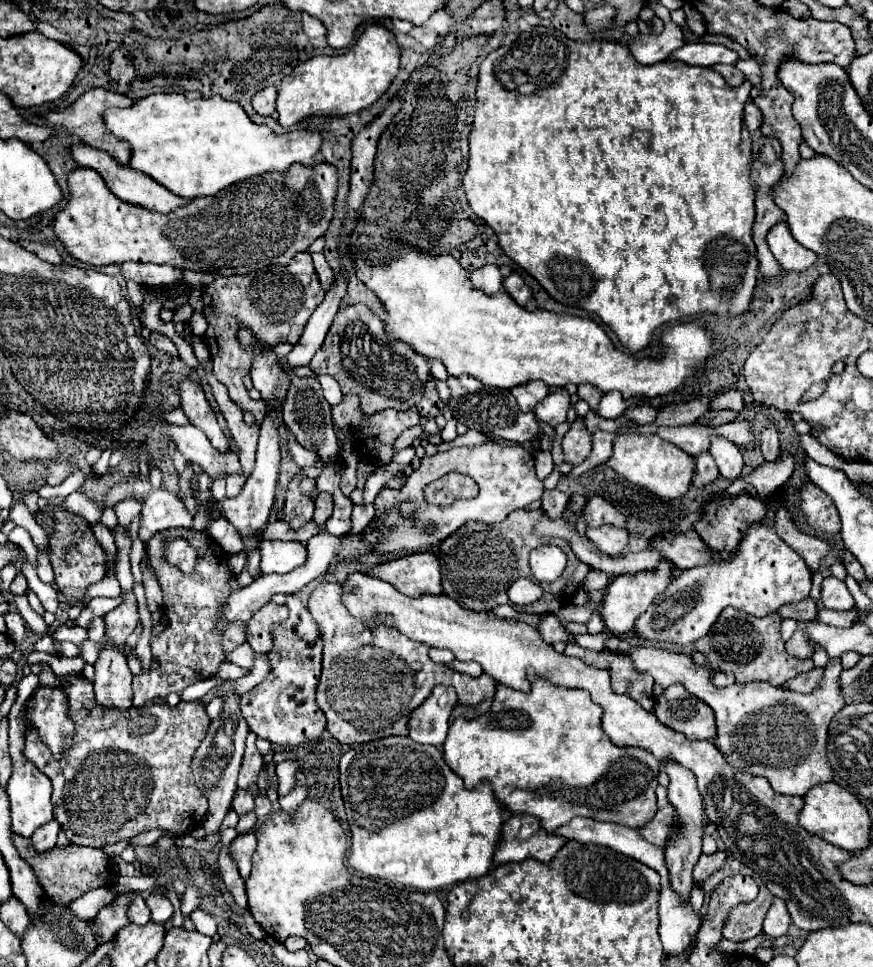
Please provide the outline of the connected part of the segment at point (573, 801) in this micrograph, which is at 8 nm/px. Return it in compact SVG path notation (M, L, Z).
M530 680L532 690L520 692L504 684L498 686L490 712L480 718L456 718L444 742L444 758L448 766L464 778L466 788L474 788L480 780L490 780L498 802L516 814L538 816L542 828L554 832L576 816L604 822L616 822L640 828L656 814L656 786L660 762L644 748L618 746L608 740L602 730L602 708L594 704L584 690L556 688L546 680Z

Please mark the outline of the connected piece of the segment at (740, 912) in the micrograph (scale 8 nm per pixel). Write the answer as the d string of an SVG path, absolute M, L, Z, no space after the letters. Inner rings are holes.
M758 880L758 882L760 882L760 892L758 892L756 900L748 902L748 904L738 904L736 908L732 908L732 912L728 912L728 920L722 930L724 938L728 938L732 942L744 942L762 932L762 922L764 922L766 910L772 904L772 894L762 884L762 880Z

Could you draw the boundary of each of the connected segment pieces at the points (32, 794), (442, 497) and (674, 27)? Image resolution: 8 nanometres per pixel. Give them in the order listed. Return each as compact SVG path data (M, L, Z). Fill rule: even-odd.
M28 674L24 676L20 682L18 682L18 698L8 714L8 720L10 720L10 758L12 758L12 776L8 780L8 796L10 796L10 812L12 812L12 830L24 838L30 838L34 834L36 828L40 828L42 824L50 822L52 820L52 802L50 802L50 796L52 796L52 782L48 780L48 776L44 776L30 760L26 760L24 756L24 732L26 732L26 726L24 726L24 718L22 718L22 712L24 712L24 700L30 698L30 694L38 688L40 680L36 680L36 676Z
M446 474L440 480L428 484L424 490L426 500L440 500L444 506L454 504L460 498L476 498L476 482L464 474Z
M650 4L650 8L654 12L658 12L658 18L664 22L664 32L658 36L638 36L634 40L630 40L630 50L634 54L636 60L640 60L640 64L656 64L660 60L666 60L674 50L684 46L684 36L678 28L678 24L674 24L670 20L670 10L664 8L662 4Z

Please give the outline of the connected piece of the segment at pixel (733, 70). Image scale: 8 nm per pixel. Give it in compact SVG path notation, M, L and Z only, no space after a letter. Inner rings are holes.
M718 64L718 66L714 66L714 70L718 70L724 76L724 80L728 84L734 84L734 86L740 86L746 80L744 74L736 66L722 66L722 64Z

